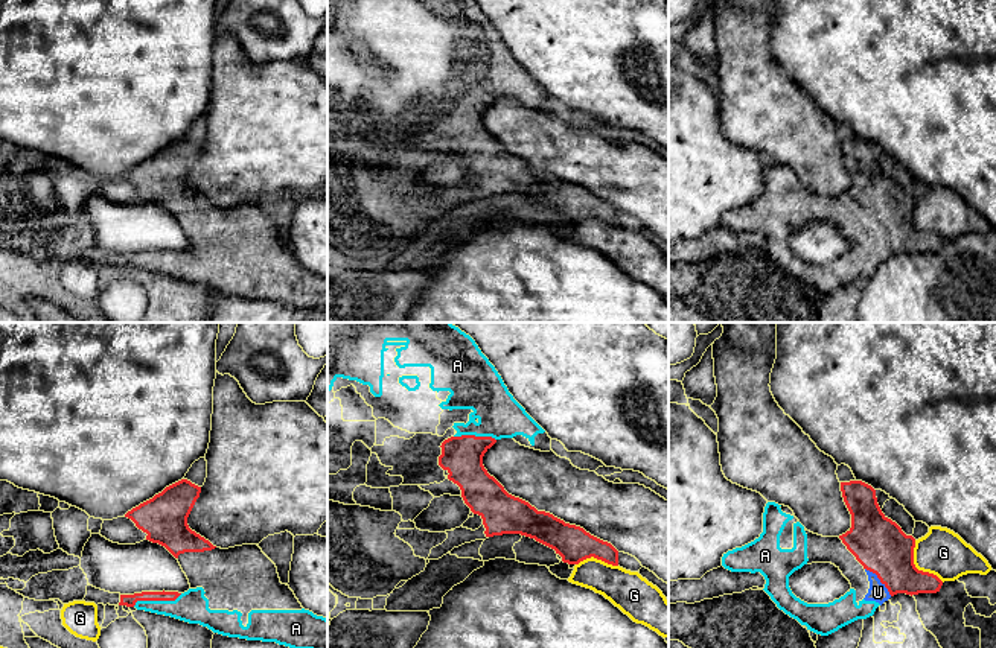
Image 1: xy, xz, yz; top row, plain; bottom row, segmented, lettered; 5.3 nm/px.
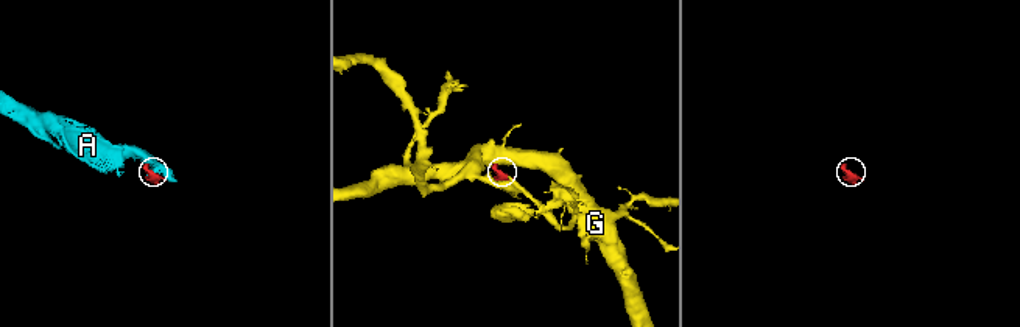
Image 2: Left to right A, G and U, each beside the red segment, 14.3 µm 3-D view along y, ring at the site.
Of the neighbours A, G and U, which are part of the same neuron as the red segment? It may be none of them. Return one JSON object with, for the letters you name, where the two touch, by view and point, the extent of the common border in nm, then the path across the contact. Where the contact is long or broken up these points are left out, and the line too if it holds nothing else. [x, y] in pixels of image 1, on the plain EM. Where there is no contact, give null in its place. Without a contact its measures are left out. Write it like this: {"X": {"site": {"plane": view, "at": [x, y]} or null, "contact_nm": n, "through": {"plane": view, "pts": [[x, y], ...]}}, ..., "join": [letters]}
{"A": {"site": {"plane": "xy", "at": [157, 259]}, "contact_nm": 280}, "U": {"site": {"plane": "yz", "at": [879, 238]}, "contact_nm": 200}, "join": ["A", "U"]}

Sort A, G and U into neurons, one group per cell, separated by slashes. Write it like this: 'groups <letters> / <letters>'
groups A U / G

